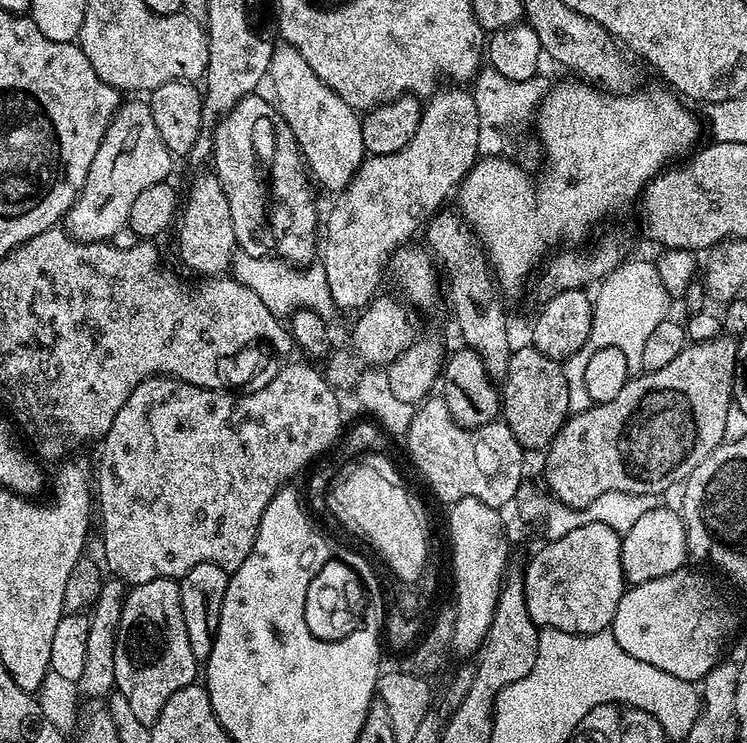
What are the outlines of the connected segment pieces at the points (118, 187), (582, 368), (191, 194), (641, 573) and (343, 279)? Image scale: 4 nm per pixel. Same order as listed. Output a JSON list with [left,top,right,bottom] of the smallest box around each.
[[62,98,174,241],[563,259,674,413],[178,170,238,278],[620,506,689,585],[322,86,480,310]]

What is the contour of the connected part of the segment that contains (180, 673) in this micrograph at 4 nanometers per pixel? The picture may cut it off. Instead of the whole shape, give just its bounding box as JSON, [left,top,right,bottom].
[114,579,198,726]

